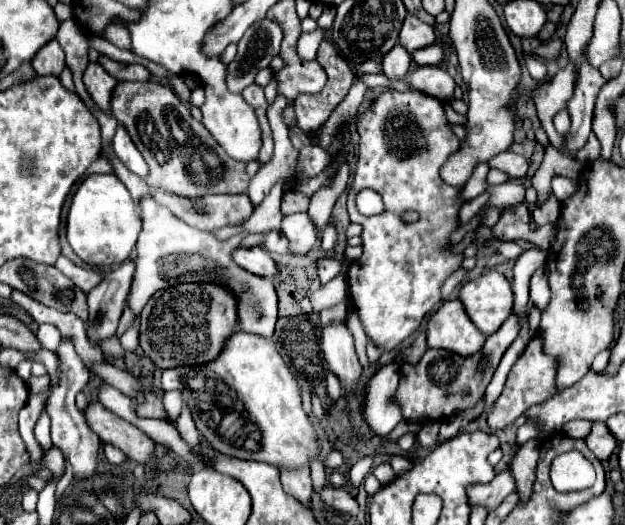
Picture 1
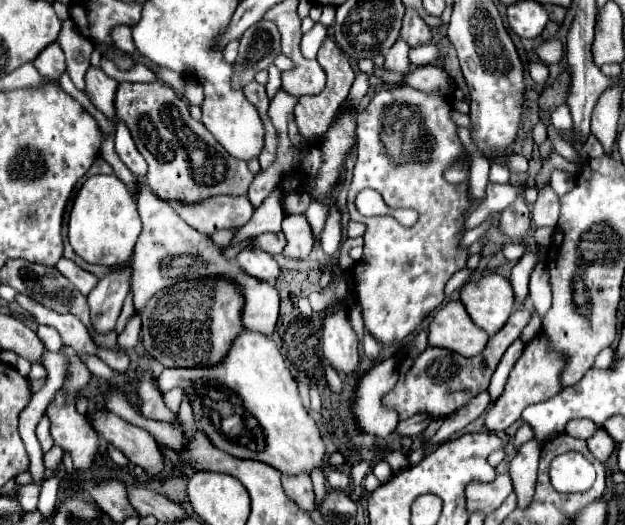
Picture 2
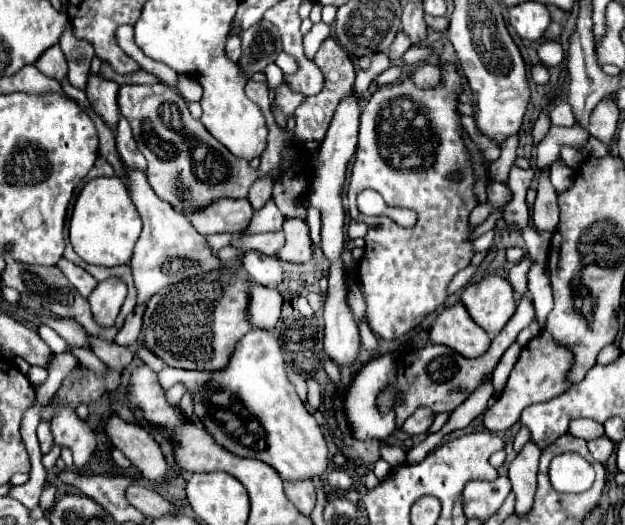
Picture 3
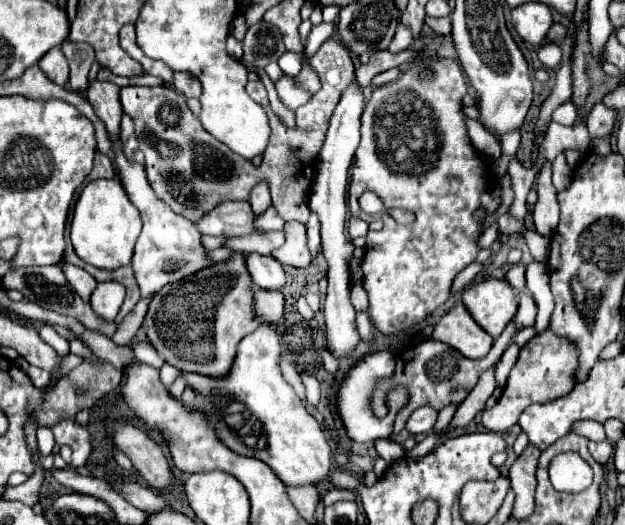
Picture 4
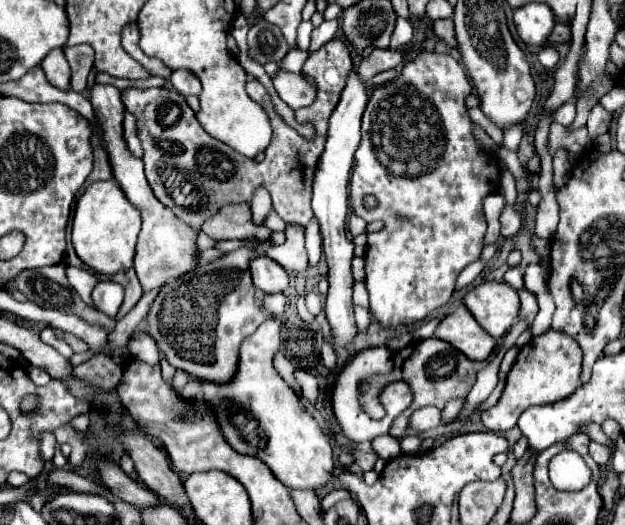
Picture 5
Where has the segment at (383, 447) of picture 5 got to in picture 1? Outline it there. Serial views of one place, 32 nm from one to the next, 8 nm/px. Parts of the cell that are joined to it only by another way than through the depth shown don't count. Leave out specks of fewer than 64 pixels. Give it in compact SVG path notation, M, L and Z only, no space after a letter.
M400 454L390 456L390 458L388 458L388 462L390 462L390 466L394 468L394 472L396 472L396 474L404 474L404 472L408 472L408 470L412 468L412 462L410 462L406 456L400 456Z

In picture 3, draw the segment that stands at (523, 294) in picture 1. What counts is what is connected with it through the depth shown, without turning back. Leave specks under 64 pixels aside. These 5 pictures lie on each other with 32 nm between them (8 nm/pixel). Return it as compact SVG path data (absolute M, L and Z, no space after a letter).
M522 260L518 264L514 264L508 272L508 282L512 284L512 288L520 294L526 292L526 274L528 274L528 268L530 268L530 262L528 260Z

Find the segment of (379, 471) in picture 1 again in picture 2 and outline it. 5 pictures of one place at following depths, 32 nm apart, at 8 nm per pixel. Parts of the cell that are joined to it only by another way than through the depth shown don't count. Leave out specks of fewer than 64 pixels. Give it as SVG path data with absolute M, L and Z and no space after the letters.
M385 460L375 464L372 472L378 478L381 484L386 483L392 477L392 474L394 474L392 468Z

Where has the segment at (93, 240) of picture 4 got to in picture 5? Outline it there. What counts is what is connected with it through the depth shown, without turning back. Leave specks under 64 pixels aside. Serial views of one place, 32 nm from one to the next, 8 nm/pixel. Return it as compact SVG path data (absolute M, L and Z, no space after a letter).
M114 180L92 182L76 202L72 220L72 244L78 258L94 272L114 276L120 270L132 268L136 254L136 238L140 234L140 212L126 200Z

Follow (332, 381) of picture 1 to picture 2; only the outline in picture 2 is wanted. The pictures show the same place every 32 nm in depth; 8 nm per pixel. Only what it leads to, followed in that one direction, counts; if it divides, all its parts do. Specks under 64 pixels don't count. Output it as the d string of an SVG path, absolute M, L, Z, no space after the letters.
M326 366L326 380L328 380L328 386L330 386L332 392L340 392L342 390L342 378L332 366Z

